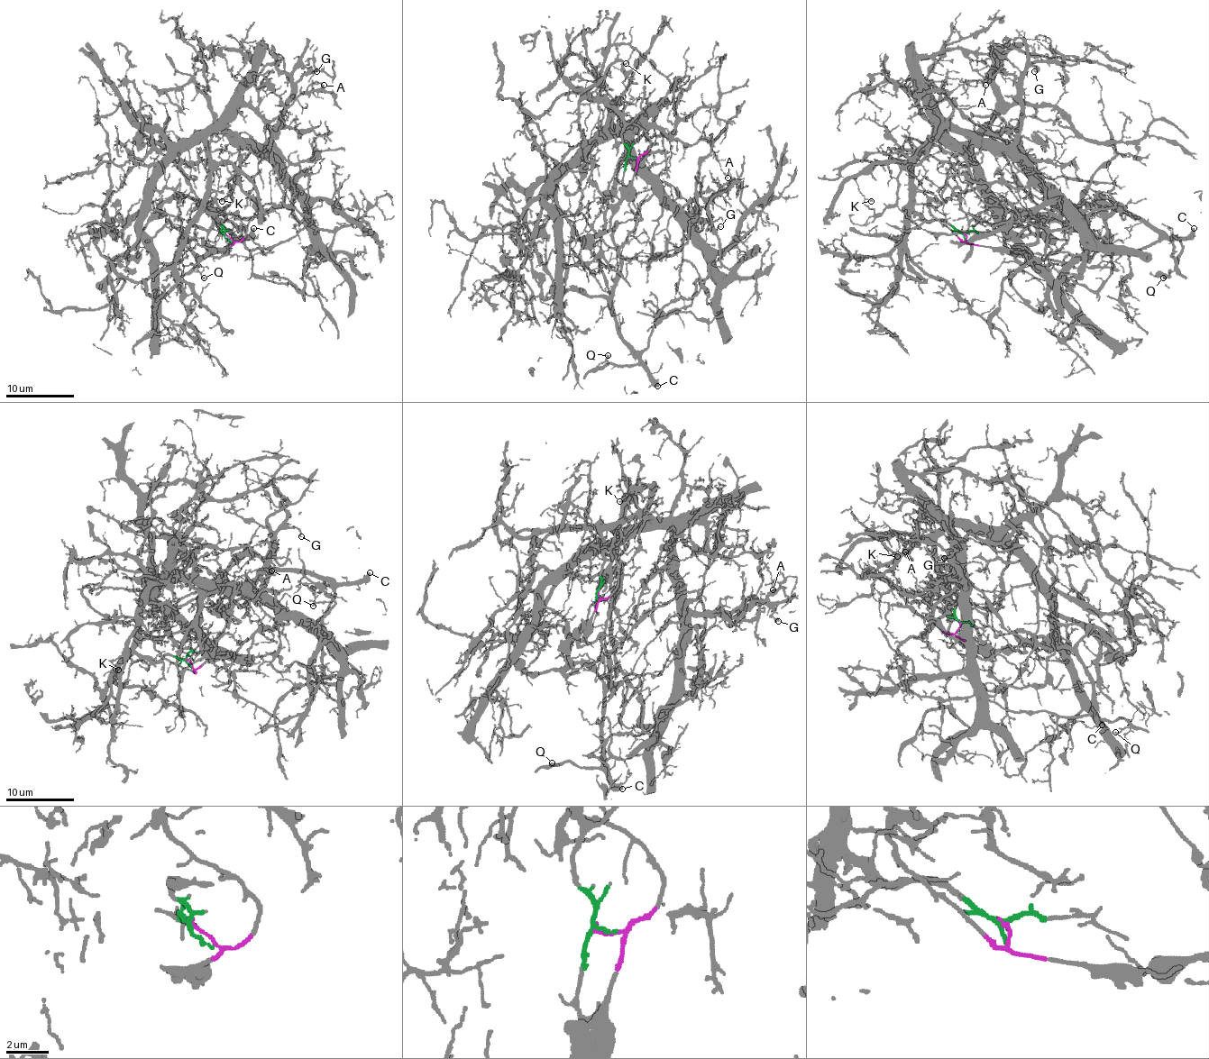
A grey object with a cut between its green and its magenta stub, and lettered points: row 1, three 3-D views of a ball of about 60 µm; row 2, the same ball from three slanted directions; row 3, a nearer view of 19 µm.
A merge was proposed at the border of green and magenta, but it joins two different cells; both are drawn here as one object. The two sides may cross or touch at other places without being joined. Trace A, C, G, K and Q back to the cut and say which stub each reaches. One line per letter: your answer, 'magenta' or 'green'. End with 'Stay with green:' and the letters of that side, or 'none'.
A: green
C: magenta
G: green
K: green
Q: magenta
Stay with green: A, G, K

